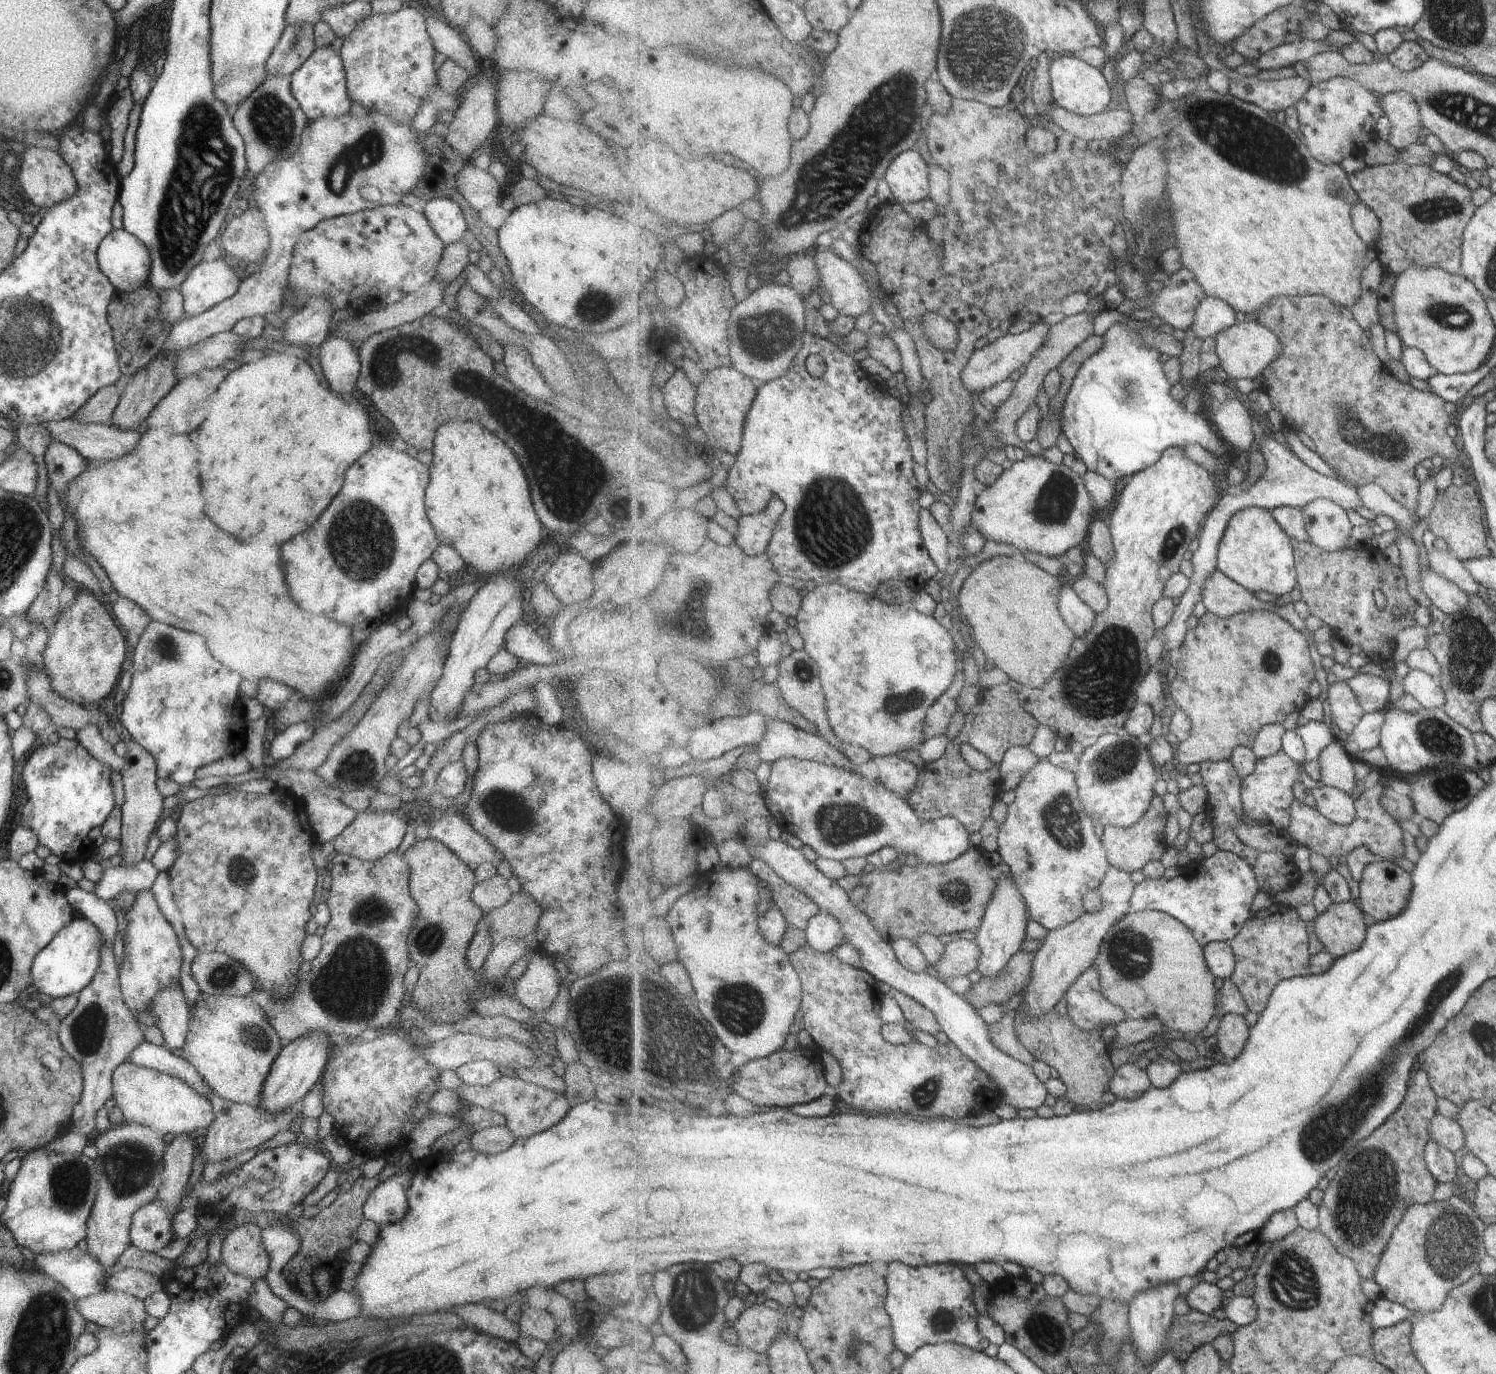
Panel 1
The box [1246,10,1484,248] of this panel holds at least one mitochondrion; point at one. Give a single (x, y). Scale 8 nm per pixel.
(1435, 208)

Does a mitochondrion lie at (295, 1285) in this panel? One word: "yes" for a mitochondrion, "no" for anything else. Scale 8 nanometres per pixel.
no

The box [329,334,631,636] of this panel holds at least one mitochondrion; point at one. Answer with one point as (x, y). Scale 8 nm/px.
(567, 474)

